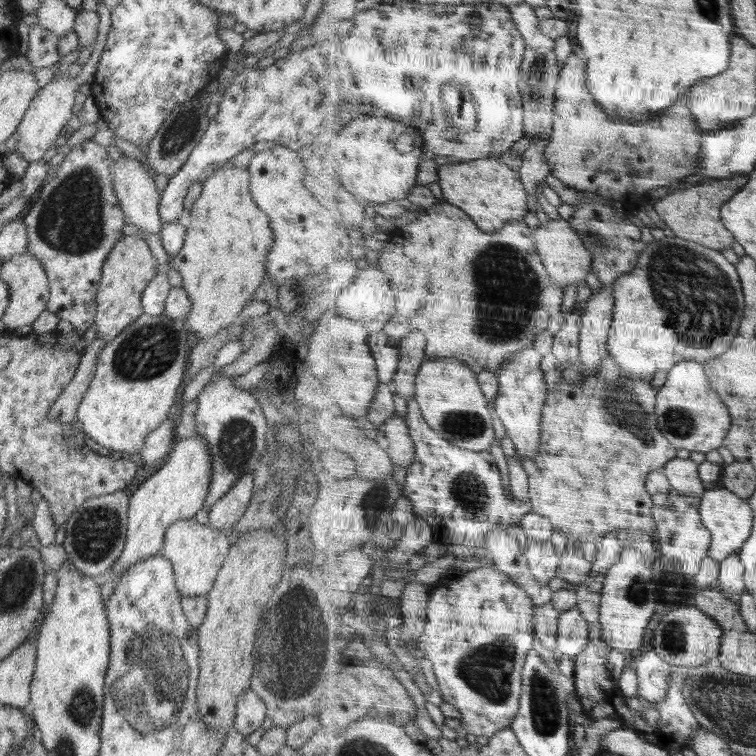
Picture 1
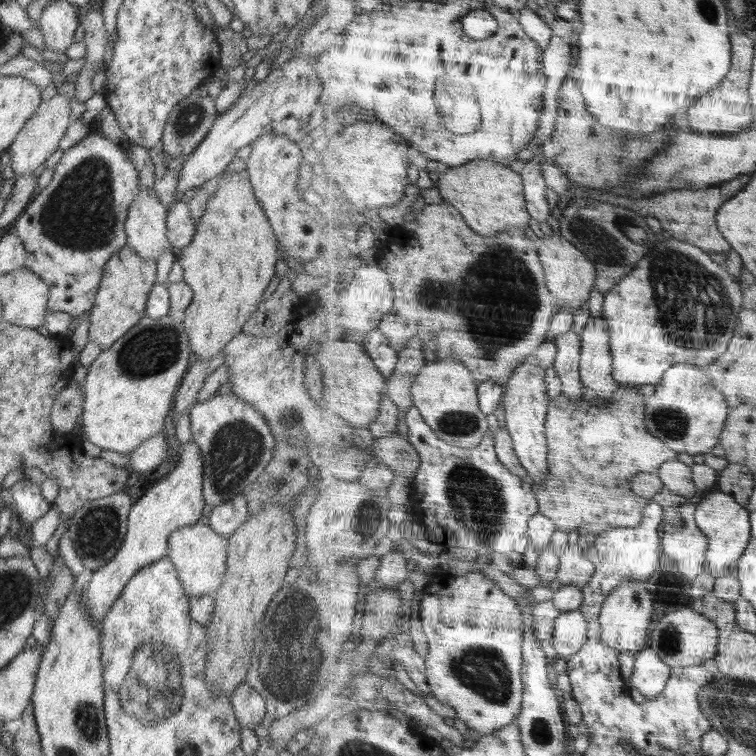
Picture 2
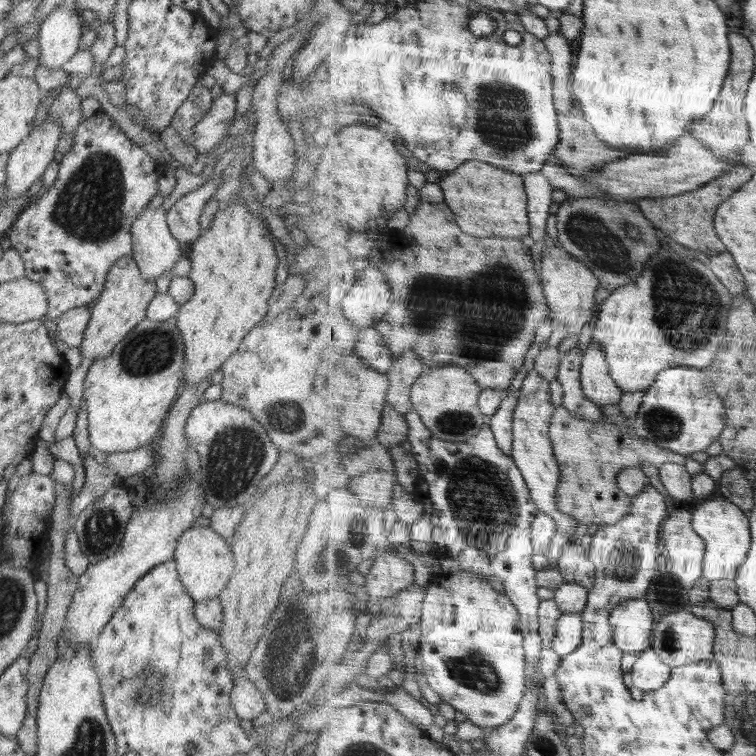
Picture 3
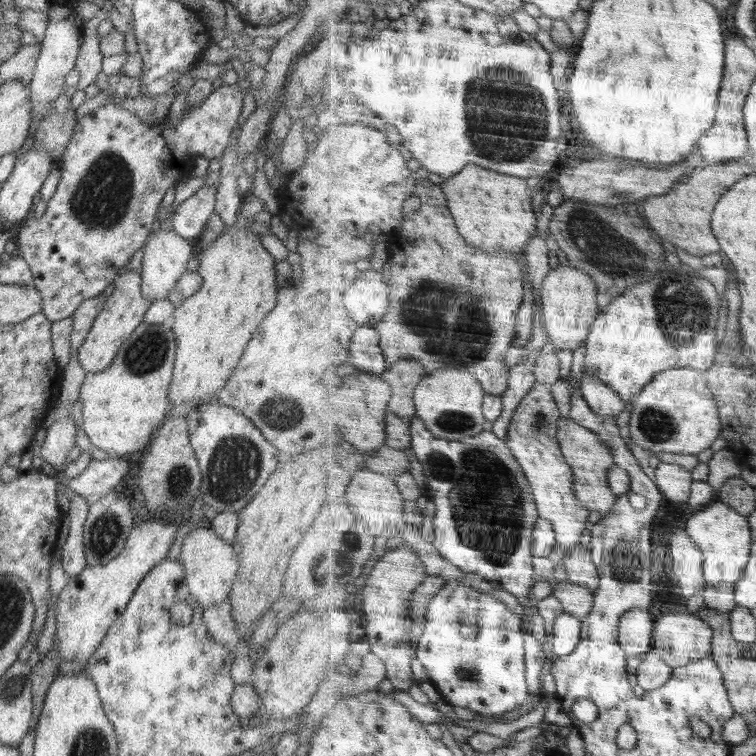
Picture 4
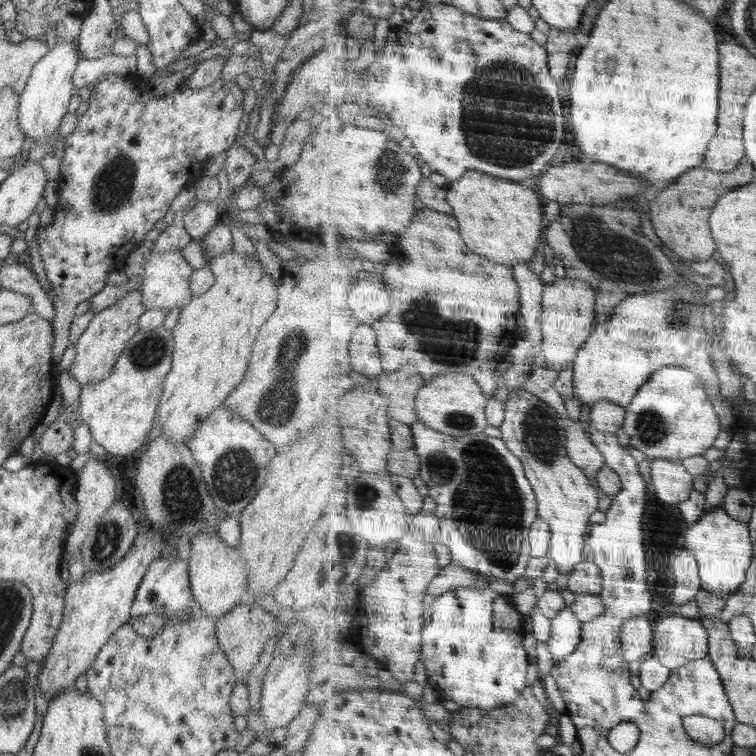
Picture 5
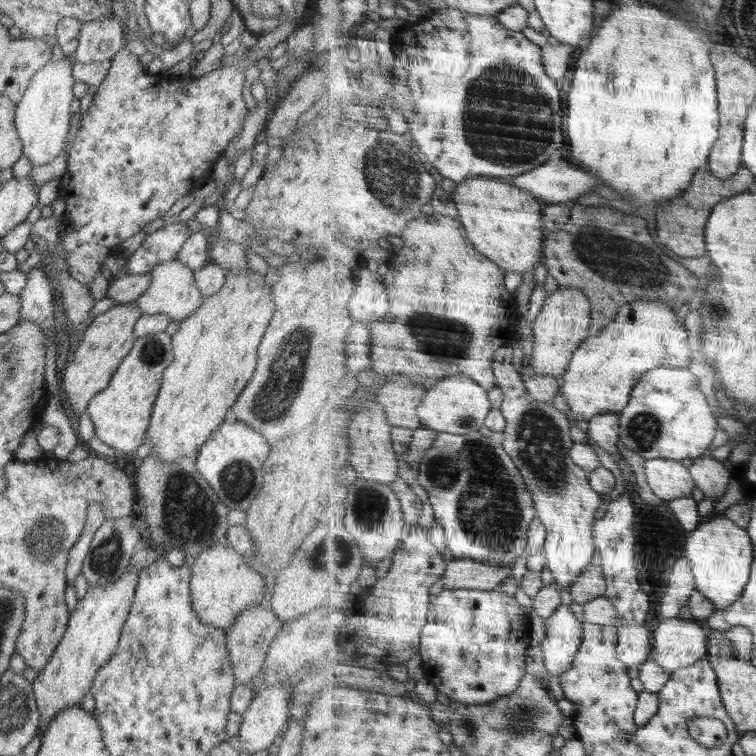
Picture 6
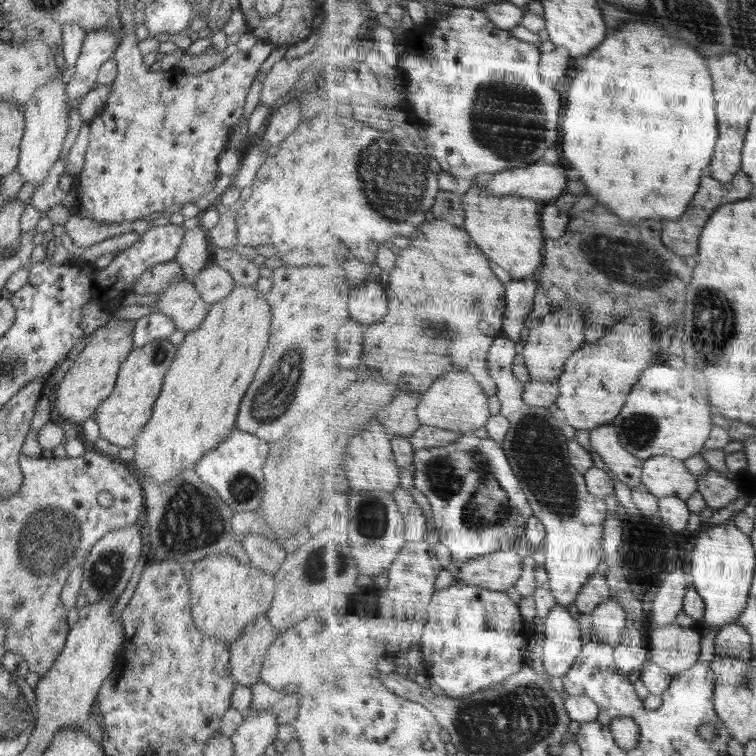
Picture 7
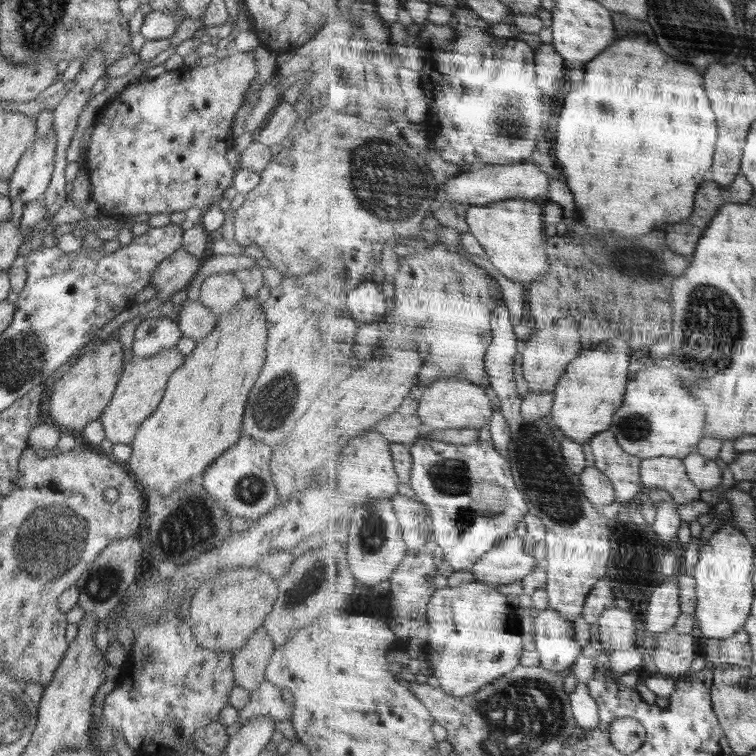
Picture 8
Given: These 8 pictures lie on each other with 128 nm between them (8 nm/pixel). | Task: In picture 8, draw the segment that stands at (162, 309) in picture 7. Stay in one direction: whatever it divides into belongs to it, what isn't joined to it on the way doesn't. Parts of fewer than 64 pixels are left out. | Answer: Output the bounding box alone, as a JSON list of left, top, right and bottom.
[177,297,218,342]

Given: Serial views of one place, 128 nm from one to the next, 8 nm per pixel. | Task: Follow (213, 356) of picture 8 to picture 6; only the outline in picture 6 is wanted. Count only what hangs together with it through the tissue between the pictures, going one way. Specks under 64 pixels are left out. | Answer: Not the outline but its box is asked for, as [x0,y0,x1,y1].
[147,270,275,463]

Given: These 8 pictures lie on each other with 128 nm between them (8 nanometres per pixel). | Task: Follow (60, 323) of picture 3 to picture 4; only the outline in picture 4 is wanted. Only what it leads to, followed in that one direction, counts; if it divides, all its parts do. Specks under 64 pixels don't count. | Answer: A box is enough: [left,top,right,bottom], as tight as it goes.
[57,295,107,409]

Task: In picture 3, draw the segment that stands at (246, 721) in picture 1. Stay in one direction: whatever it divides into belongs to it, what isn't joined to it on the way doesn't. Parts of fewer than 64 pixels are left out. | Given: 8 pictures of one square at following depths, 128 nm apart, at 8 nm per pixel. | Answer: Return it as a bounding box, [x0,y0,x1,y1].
[229,677,266,723]

